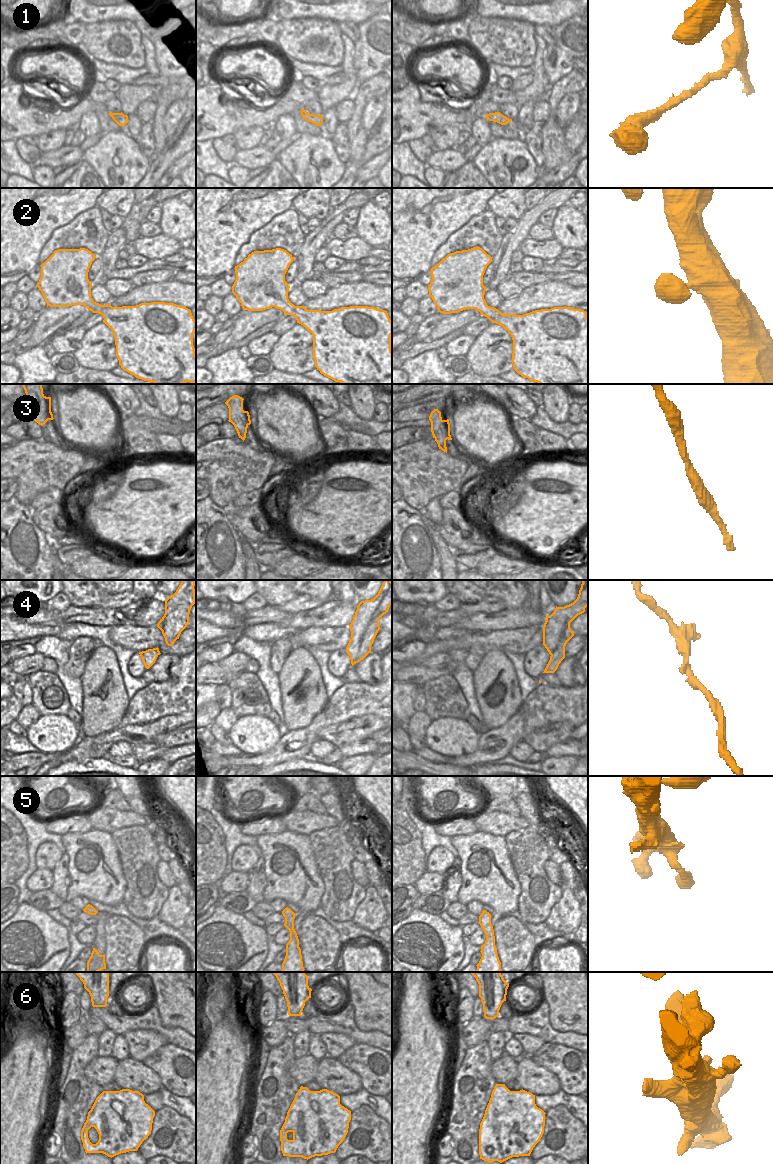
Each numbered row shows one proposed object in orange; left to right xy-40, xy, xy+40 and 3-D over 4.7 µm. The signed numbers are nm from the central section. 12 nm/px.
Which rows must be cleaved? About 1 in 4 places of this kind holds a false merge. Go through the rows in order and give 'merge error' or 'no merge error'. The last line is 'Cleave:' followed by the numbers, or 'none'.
1: no merge error
2: no merge error
3: no merge error
4: no merge error
5: no merge error
6: no merge error
Cleave: none

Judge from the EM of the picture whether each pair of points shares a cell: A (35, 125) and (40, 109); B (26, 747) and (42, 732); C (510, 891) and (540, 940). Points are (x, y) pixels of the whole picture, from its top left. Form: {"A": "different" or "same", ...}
{"A": "same", "B": "different", "C": "different"}

